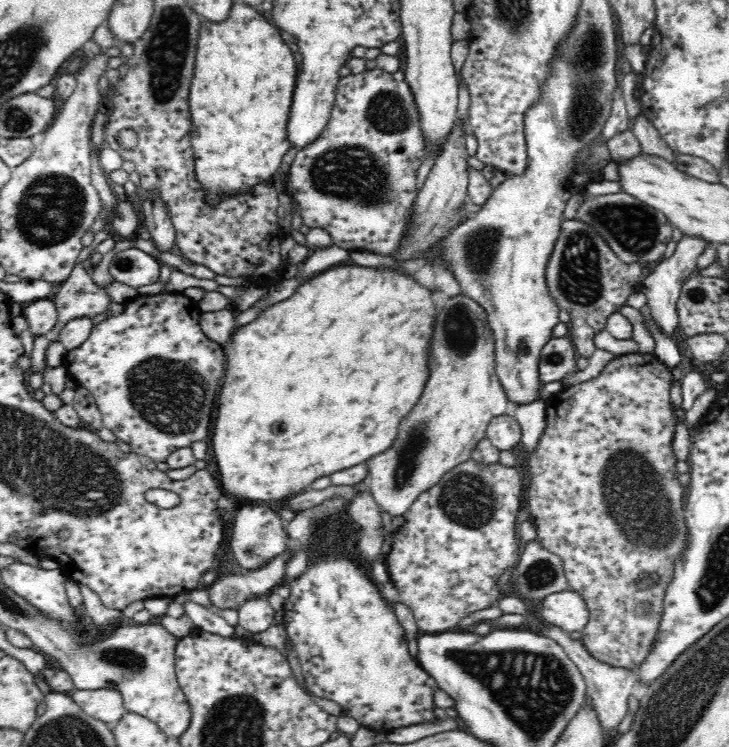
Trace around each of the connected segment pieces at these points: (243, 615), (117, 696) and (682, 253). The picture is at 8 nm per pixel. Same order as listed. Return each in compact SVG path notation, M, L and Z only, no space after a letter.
M264 596L249 597L237 611L239 616L237 624L253 634L264 632L274 625L275 611L270 607L268 599Z
M113 688L76 689L70 695L88 716L105 723L117 723L126 712L123 696Z
M684 234L677 242L676 249L670 258L662 258L654 270L644 280L641 291L646 295L649 312L662 333L668 337L679 335L678 313L676 310L683 284L696 273L697 258L710 244L699 236Z

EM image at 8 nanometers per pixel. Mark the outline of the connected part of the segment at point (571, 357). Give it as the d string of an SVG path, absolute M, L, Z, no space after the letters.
M552 338L540 354L540 380L543 385L548 382L563 380L576 373L578 355L570 338Z

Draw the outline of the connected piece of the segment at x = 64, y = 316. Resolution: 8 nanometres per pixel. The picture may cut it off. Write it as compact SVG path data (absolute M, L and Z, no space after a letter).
M78 260L70 276L63 281L54 295L57 308L56 324L44 336L49 342L59 341L60 332L74 319L90 318L108 314L112 303L102 285L92 279L92 271L84 267L84 260Z

